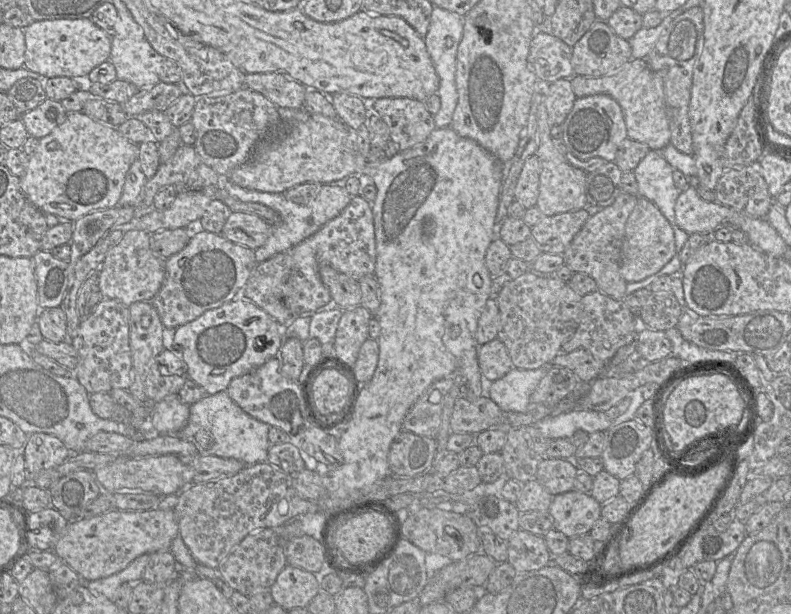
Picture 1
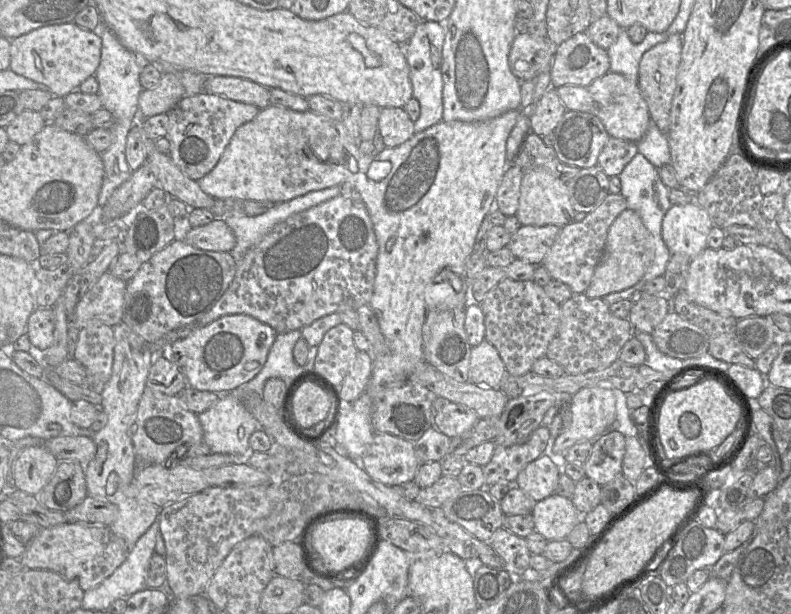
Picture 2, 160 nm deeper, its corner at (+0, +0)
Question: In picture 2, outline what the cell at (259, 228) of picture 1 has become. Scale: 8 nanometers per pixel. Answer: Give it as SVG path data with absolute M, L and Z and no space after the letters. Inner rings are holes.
M222 219L191 228L184 241L198 249L217 252L230 252L236 244L233 231Z

